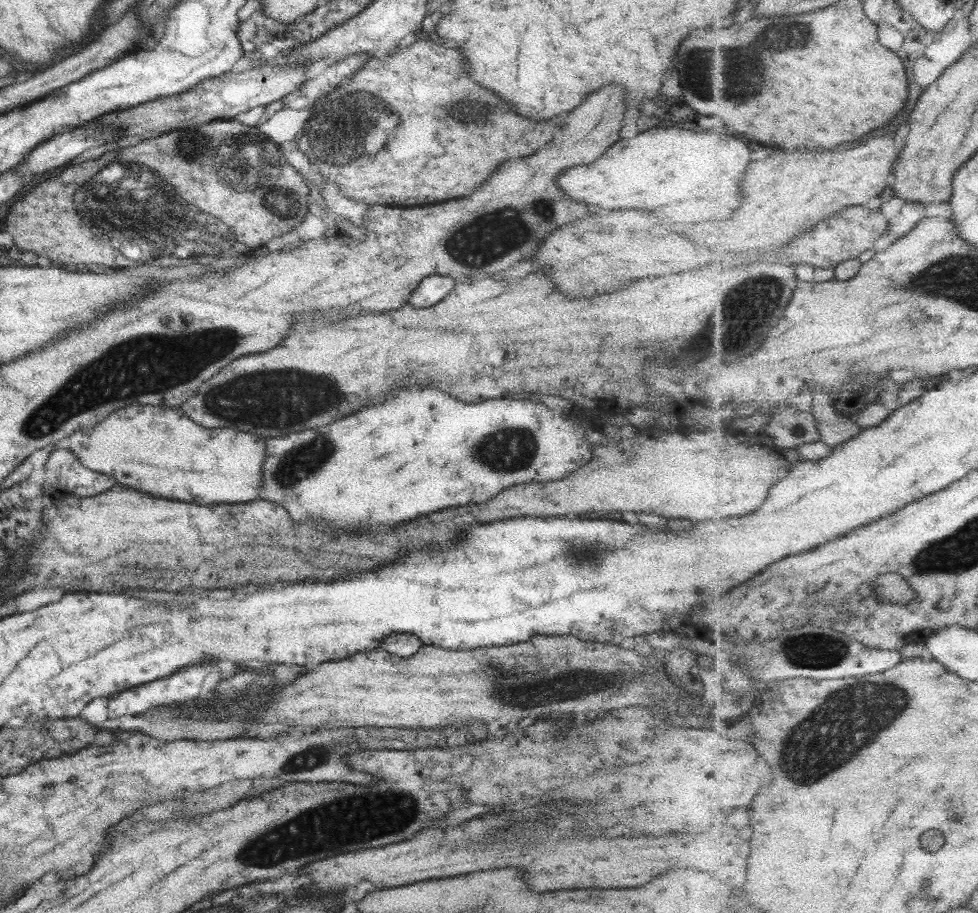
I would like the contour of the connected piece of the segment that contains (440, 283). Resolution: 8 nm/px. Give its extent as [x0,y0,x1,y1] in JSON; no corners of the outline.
[406,274,453,308]

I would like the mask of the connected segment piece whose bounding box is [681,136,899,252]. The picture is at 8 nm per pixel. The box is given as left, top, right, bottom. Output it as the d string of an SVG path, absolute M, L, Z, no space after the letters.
M877 136L845 152L781 152L755 162L753 168L747 168L747 176L743 176L743 208L739 208L739 212L729 220L691 224L687 232L681 232L681 236L699 246L725 248L729 252L773 252L779 244L787 244L813 230L821 220L831 218L847 206L865 204L889 188L893 166L899 158L897 148L895 138Z

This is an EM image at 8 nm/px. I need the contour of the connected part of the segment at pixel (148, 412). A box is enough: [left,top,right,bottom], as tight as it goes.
[68,404,265,504]

